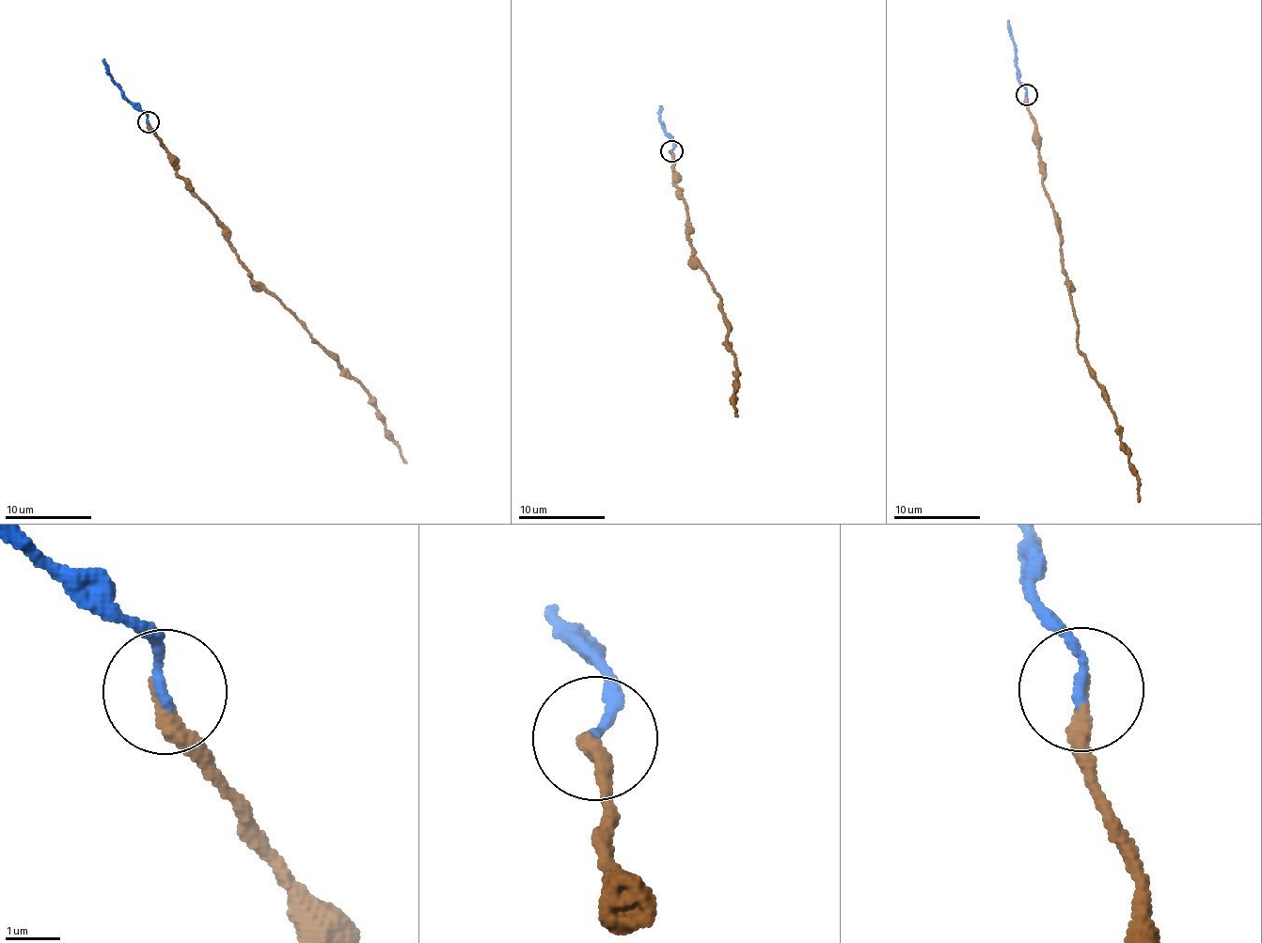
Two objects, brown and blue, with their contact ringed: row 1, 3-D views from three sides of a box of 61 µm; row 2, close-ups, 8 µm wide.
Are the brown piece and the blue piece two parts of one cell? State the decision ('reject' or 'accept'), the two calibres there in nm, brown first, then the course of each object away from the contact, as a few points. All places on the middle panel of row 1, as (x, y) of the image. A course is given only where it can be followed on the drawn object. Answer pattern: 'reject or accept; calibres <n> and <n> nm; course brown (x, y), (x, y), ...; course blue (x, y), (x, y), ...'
accept; calibres 280 and 190 nm; course brown (671, 150), (672, 182), (689, 227), (691, 251), (718, 296), (736, 363), (731, 398), (737, 416); course blue (671, 150), (674, 145), (659, 117), (661, 105)

